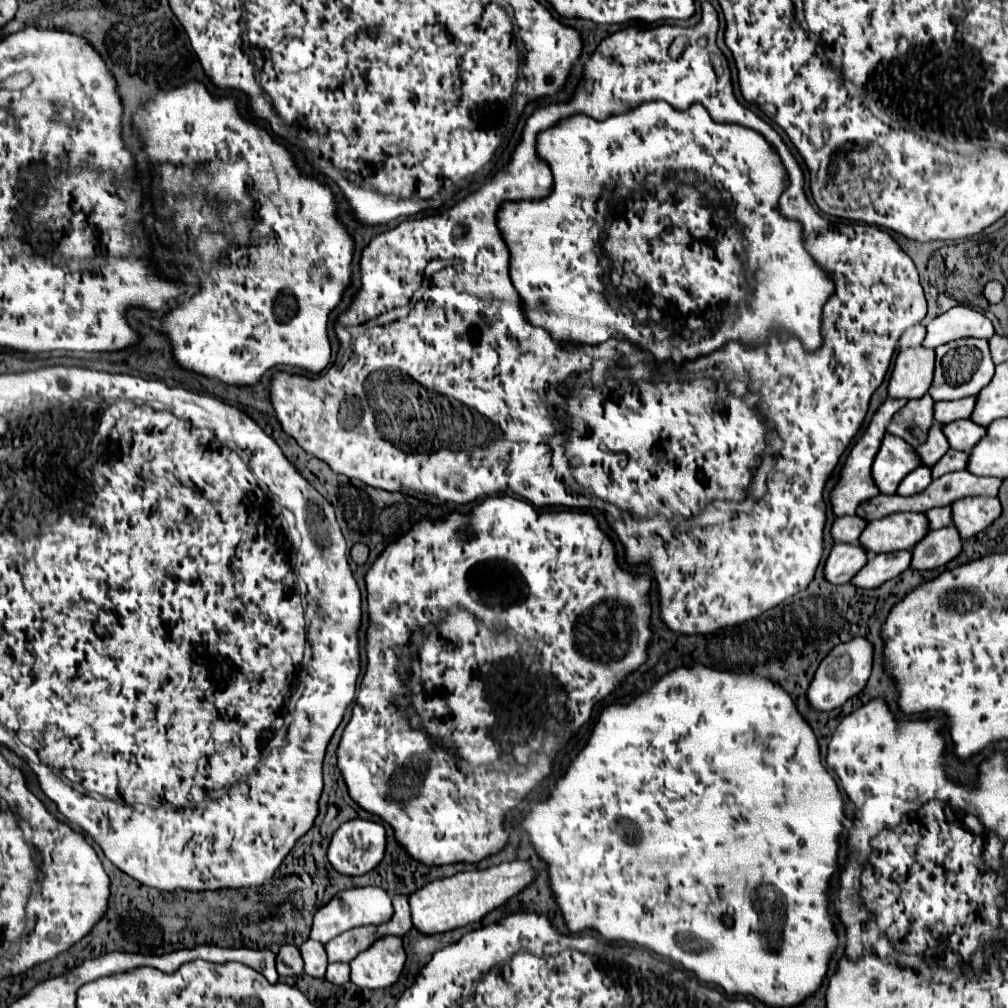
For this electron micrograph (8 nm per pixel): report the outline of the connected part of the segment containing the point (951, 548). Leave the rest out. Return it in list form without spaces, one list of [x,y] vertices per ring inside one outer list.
[[[952,526],[942,530],[928,532],[912,550],[910,568],[914,570],[934,570],[950,562],[954,556],[960,554],[962,540]]]

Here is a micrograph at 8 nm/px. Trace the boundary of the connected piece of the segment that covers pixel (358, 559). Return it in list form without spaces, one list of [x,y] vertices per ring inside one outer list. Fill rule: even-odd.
[[[354,544],[352,550],[350,550],[350,558],[352,558],[356,564],[364,564],[366,558],[368,558],[368,546],[366,546],[366,544]]]

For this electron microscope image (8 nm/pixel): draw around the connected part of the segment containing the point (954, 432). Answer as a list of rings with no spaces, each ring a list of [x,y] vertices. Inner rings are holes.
[[[956,420],[954,424],[946,424],[942,432],[952,450],[970,452],[974,444],[978,444],[978,440],[984,436],[984,426],[978,426],[972,420]]]

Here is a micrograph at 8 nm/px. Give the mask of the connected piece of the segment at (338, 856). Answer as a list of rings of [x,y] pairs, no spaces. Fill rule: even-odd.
[[[356,818],[334,832],[328,846],[328,862],[338,874],[360,876],[370,872],[384,858],[384,846],[384,826]]]

